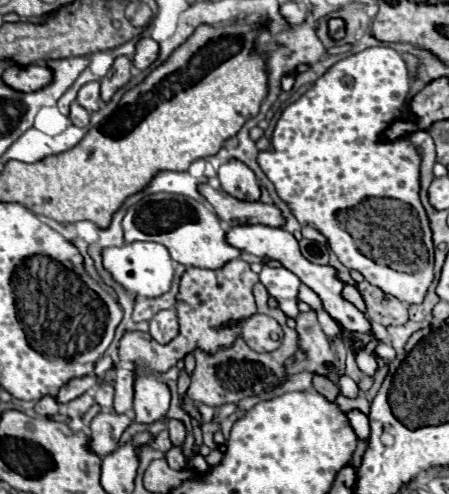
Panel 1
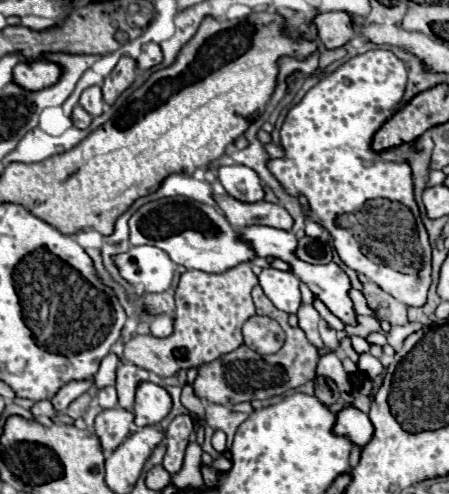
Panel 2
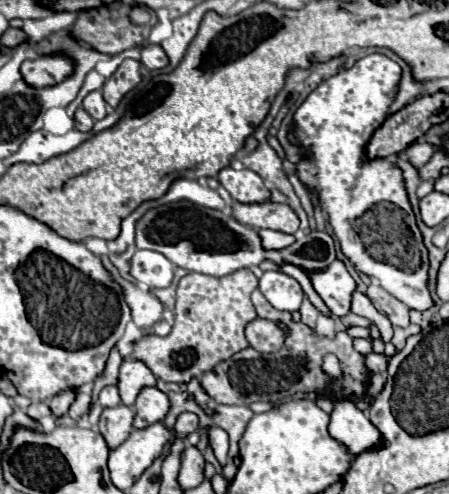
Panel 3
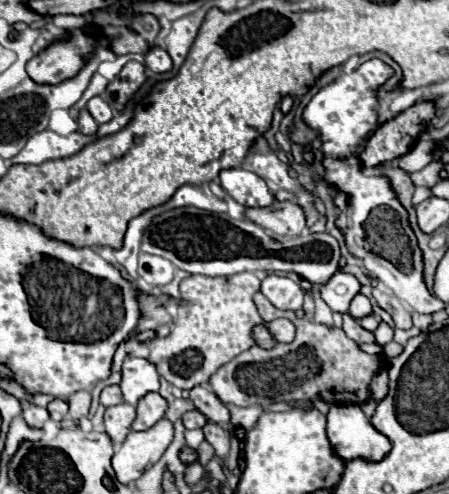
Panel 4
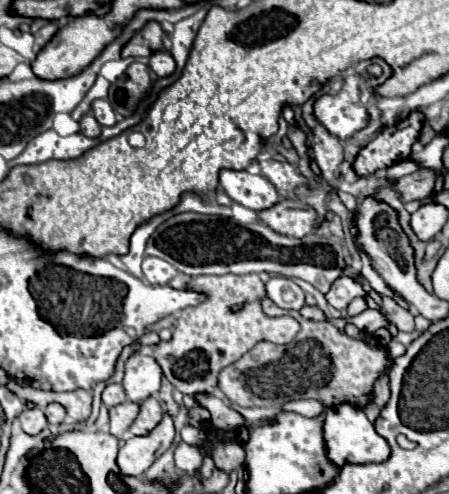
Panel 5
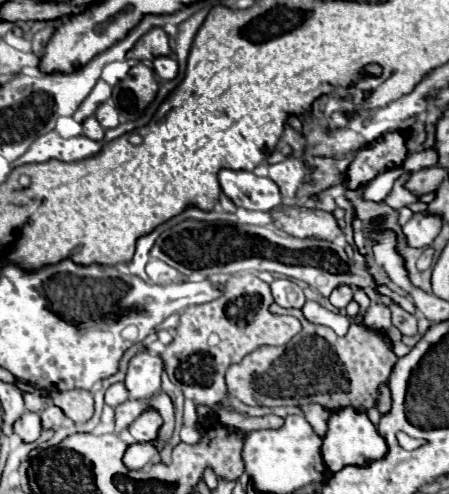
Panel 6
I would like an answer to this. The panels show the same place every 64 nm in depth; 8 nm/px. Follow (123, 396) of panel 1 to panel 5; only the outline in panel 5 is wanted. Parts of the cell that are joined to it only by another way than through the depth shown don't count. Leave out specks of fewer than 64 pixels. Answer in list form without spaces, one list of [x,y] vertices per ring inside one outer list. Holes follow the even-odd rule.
[[[136,352],[126,360],[122,388],[130,402],[140,404],[148,396],[158,394],[160,380],[162,380],[162,372],[152,356],[142,356]]]

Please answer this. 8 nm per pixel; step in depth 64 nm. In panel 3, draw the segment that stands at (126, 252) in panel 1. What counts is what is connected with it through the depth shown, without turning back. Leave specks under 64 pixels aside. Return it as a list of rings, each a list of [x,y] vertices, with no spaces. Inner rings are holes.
[[[136,250],[130,260],[130,276],[136,282],[144,282],[150,290],[170,286],[174,268],[164,254],[154,250]]]

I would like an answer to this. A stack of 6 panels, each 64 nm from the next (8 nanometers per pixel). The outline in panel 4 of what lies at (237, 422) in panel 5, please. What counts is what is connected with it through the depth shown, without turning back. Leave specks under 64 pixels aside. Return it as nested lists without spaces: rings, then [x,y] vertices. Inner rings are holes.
[[[194,386],[190,390],[190,398],[194,402],[194,406],[210,420],[210,422],[228,422],[230,414],[226,410],[224,404],[220,404],[220,400],[216,400],[216,396],[212,396],[212,392],[208,390],[208,386]]]

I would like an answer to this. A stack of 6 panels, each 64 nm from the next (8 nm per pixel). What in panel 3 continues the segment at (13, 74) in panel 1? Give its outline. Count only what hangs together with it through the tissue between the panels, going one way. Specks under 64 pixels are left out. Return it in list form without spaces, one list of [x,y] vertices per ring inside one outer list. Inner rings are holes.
[[[40,56],[34,60],[24,60],[20,66],[24,82],[32,88],[46,88],[60,84],[66,76],[72,74],[72,64],[66,56]]]

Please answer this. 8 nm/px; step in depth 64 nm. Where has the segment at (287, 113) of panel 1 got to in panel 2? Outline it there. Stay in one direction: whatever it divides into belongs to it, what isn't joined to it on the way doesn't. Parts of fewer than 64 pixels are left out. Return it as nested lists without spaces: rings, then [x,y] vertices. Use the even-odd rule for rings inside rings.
[[[384,48],[368,50],[346,60],[288,110],[280,128],[280,146],[284,156],[270,158],[266,166],[290,196],[306,196],[308,210],[304,210],[304,218],[314,218],[320,222],[320,226],[332,236],[334,248],[348,268],[364,274],[406,306],[424,306],[426,292],[432,284],[432,248],[414,200],[412,168],[406,160],[396,158],[404,156],[400,148],[380,152],[372,150],[376,130],[396,112],[396,106],[402,102],[406,76],[408,72],[404,62],[394,52]]]

